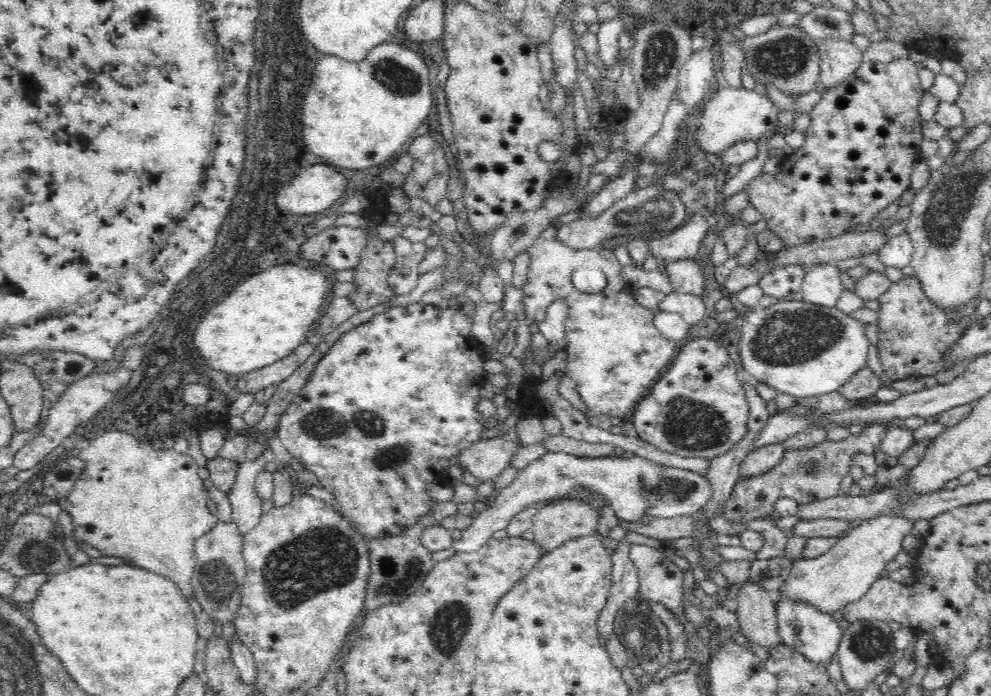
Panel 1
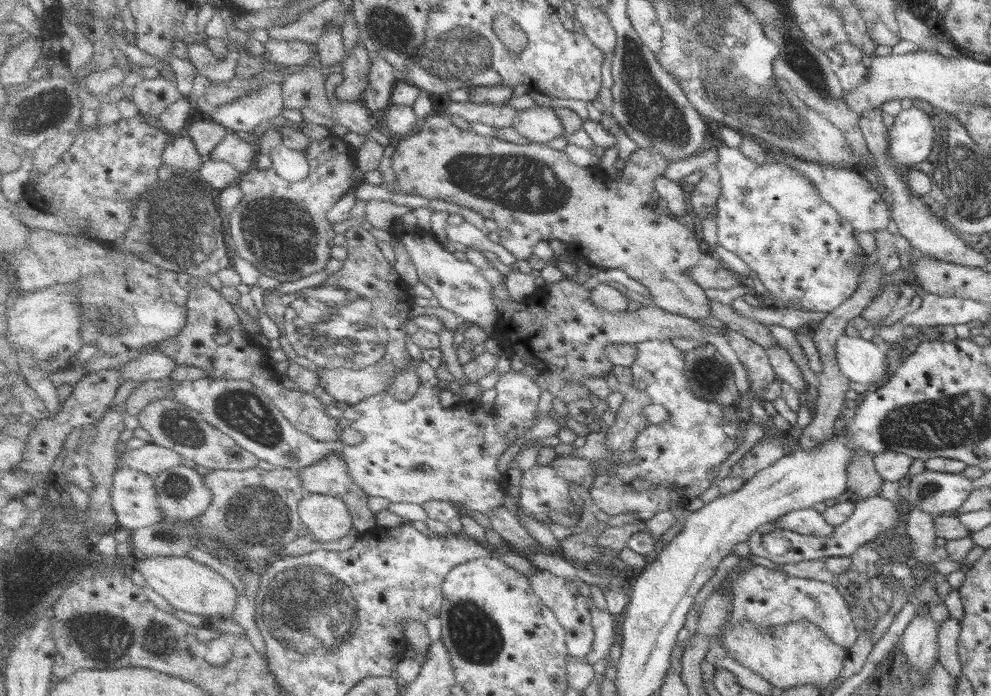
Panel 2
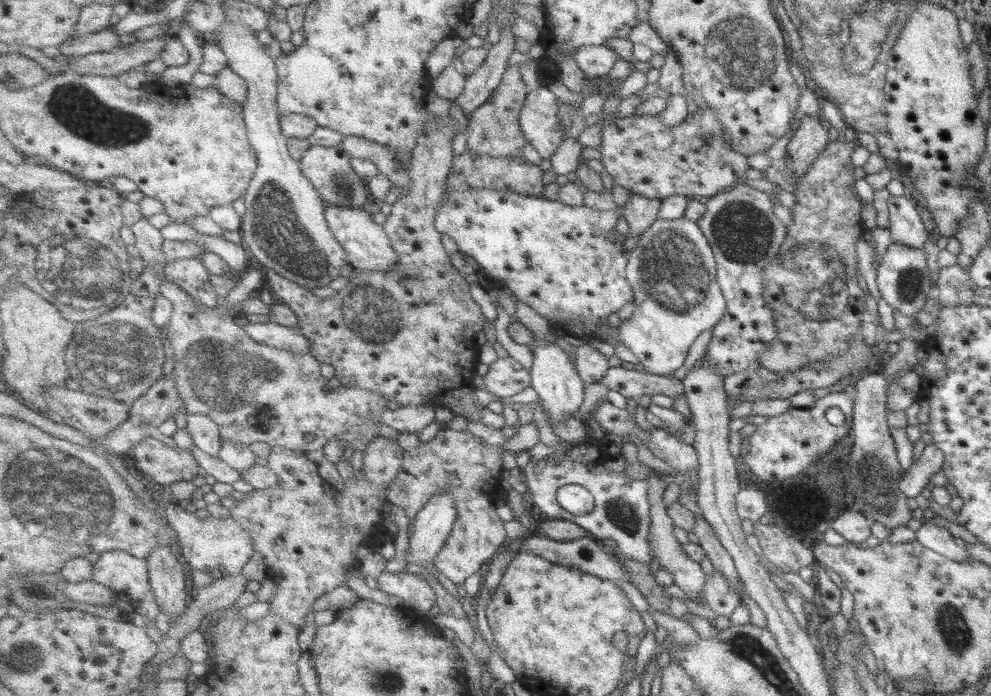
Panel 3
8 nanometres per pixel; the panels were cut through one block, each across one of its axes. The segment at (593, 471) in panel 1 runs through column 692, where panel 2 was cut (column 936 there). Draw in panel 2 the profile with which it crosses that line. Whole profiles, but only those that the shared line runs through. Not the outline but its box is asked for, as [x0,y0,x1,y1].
[899,470,973,515]

